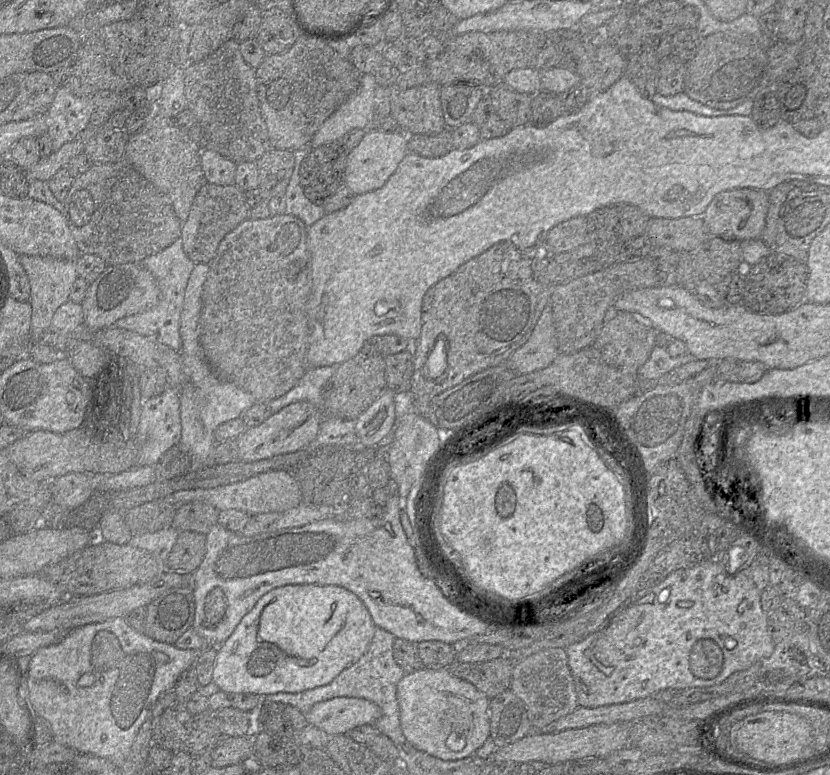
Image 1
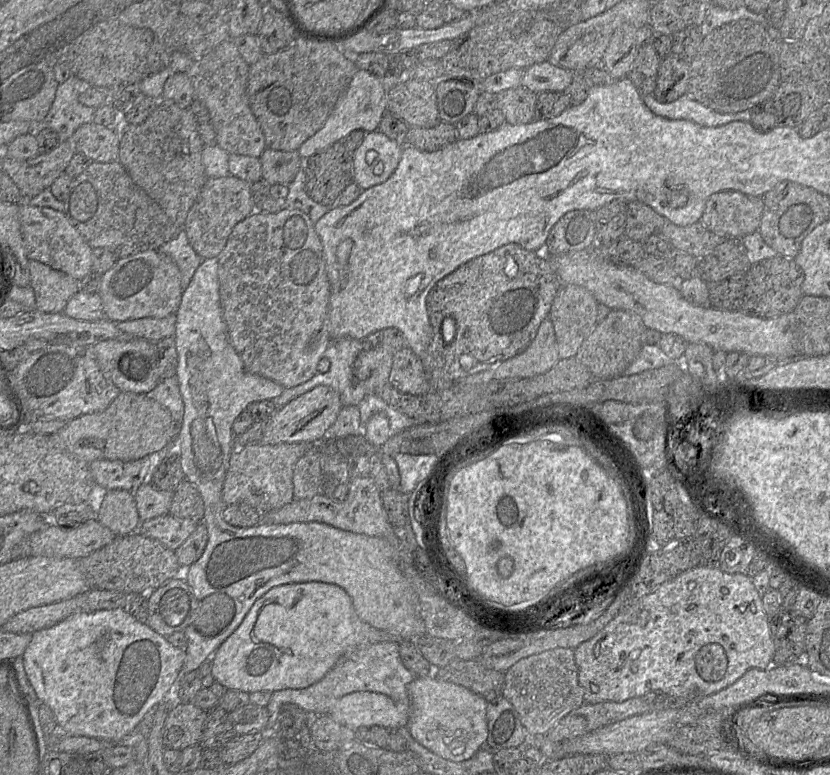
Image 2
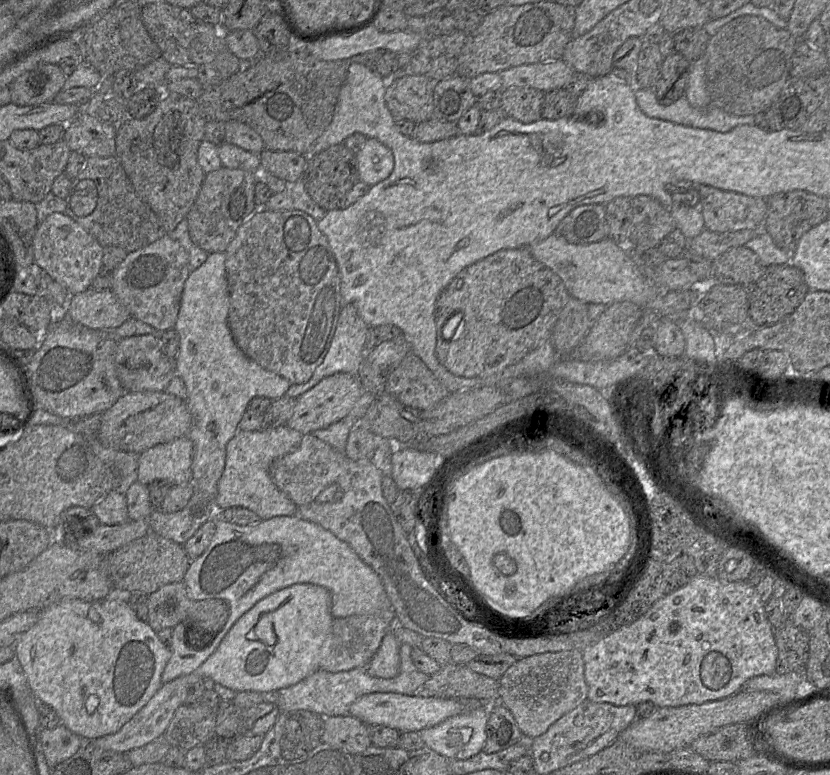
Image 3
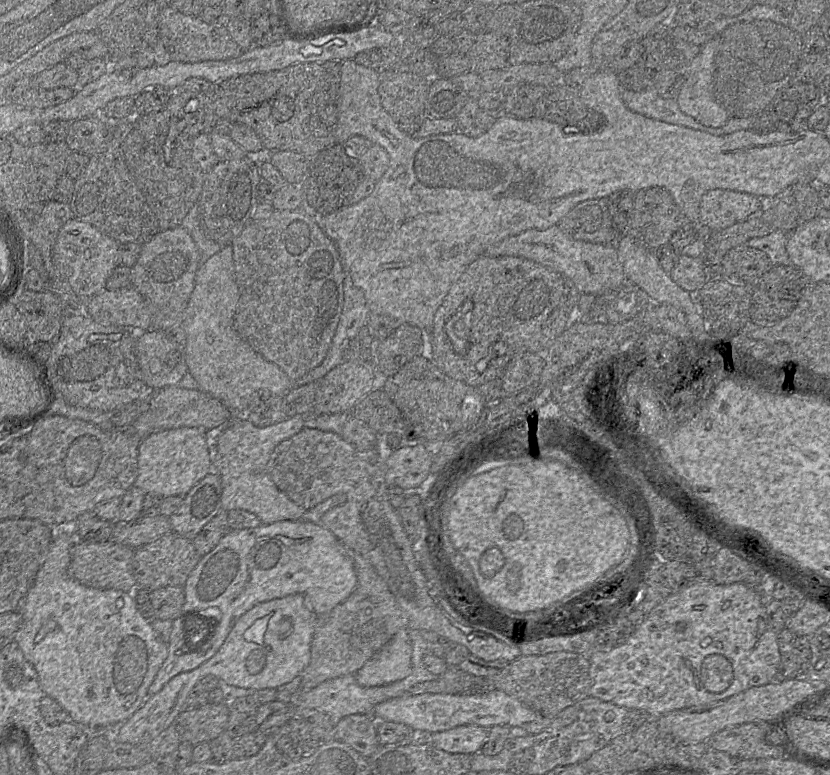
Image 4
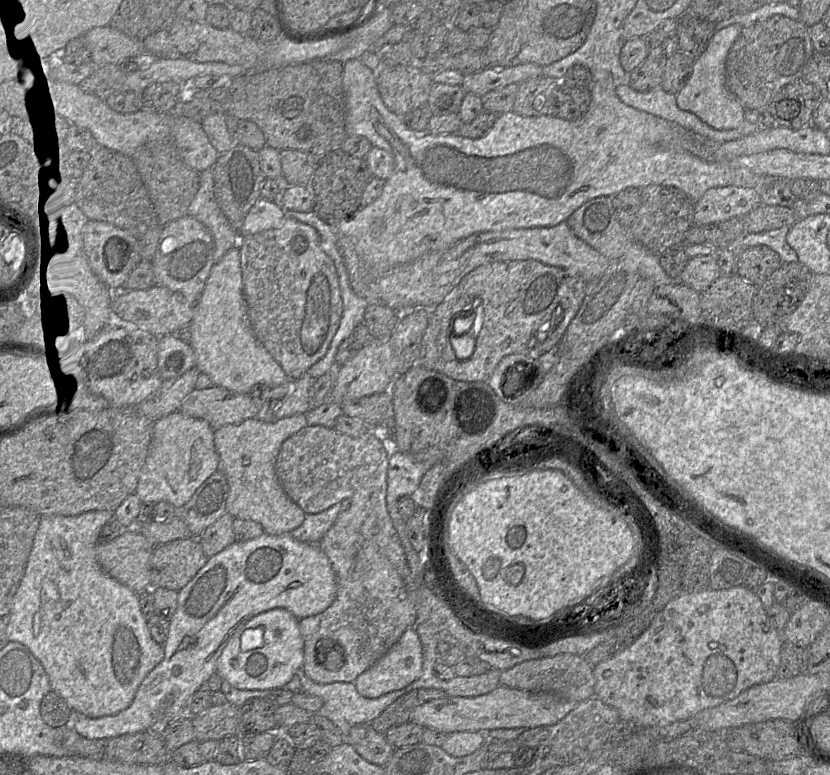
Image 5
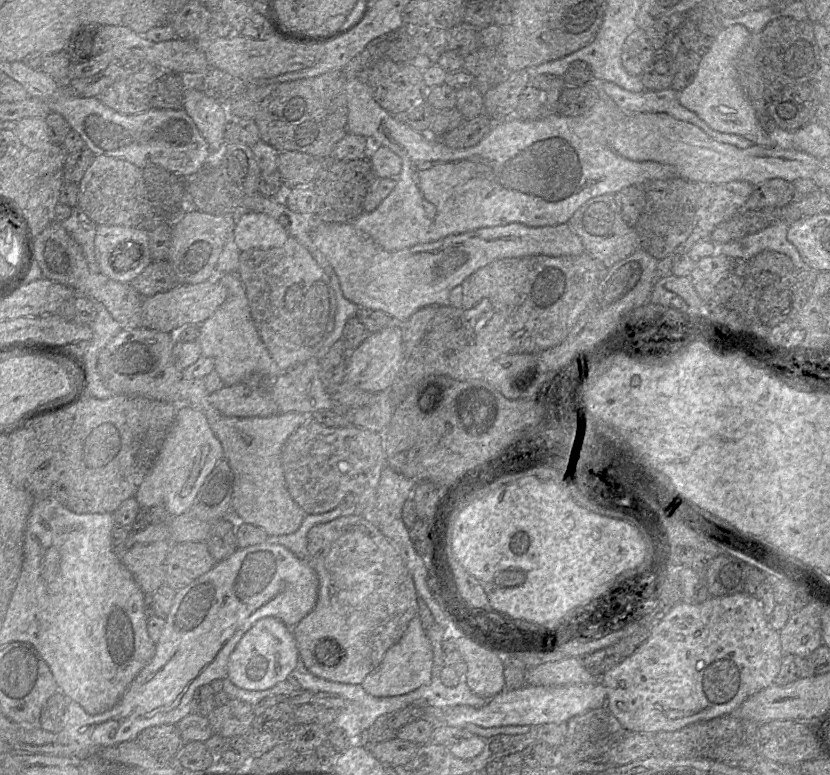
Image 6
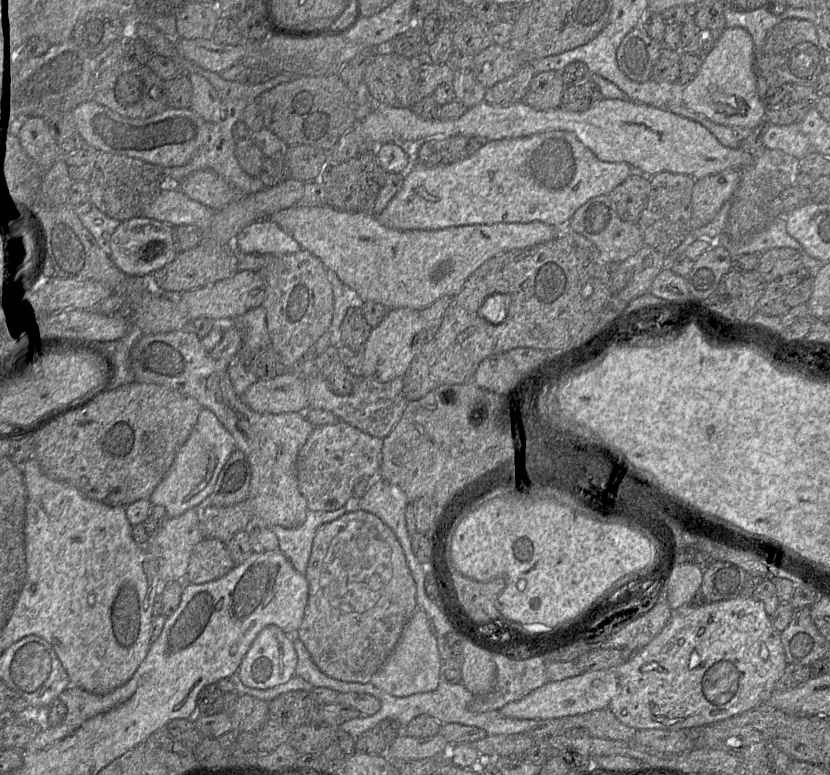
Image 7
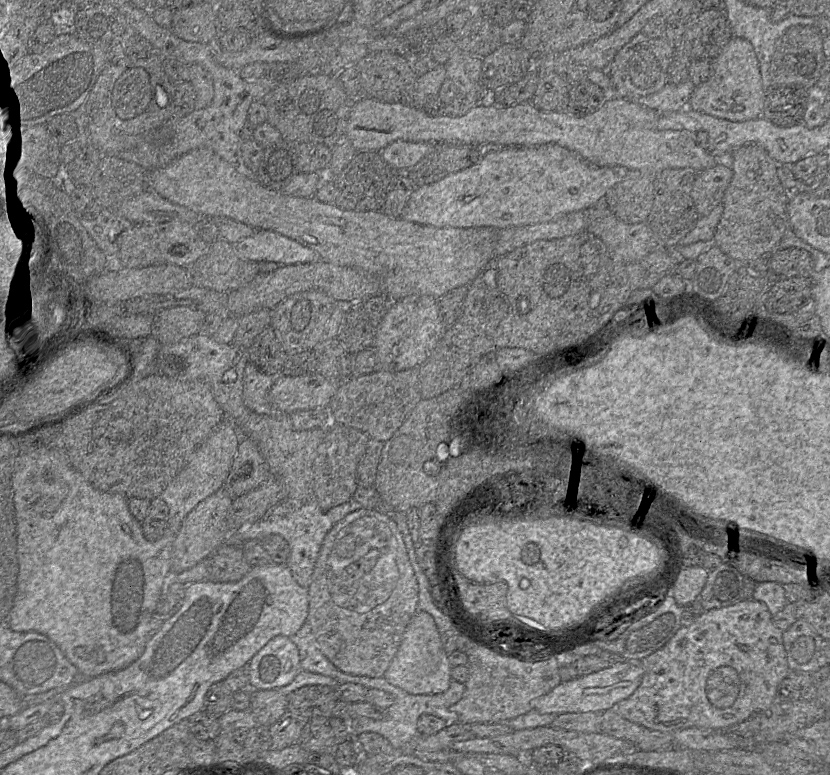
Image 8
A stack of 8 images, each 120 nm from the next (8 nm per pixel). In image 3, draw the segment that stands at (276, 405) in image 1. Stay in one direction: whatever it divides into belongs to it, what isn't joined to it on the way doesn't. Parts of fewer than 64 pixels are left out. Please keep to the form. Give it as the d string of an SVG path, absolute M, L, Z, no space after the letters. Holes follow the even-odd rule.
M344 304L338 318L334 337L323 362L316 368L307 382L303 384L292 384L285 395L291 398L298 398L323 378L335 373L344 372L358 376L360 364L366 359L367 349L365 341L369 328L370 327L358 315L357 309L353 304Z

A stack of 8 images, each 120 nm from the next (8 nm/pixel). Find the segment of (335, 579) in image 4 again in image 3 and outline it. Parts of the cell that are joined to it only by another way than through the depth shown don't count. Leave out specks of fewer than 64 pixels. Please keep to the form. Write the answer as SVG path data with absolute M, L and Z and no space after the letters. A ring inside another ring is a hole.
M216 511L213 520L216 530L206 550L197 558L191 559L185 573L185 584L190 598L194 601L224 599L230 604L230 614L224 627L214 636L212 643L208 642L189 629L186 623L178 623L172 628L172 642L170 646L171 657L167 662L161 682L167 683L173 679L189 674L196 670L219 647L234 623L259 600L267 595L285 587L311 583L325 587L331 594L331 613L334 618L342 618L351 615L372 615L379 617L394 617L392 604L385 592L384 586L375 571L364 563L354 550L345 542L338 539L333 533L319 524L304 520L295 515L275 516L267 520L261 520L253 525L238 525L221 518L221 511Z

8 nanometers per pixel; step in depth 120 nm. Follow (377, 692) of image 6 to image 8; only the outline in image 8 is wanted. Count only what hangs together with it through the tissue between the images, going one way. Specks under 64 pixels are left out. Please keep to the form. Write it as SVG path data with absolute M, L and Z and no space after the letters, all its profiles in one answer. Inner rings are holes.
M417 611L409 621L398 651L383 677L409 694L434 695L449 688L452 680L451 668L433 617L427 612Z

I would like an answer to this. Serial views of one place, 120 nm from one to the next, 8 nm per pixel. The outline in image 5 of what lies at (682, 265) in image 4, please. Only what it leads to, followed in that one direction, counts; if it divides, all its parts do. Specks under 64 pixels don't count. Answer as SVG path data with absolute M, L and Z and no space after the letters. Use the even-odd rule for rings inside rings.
M704 255L689 258L678 281L701 293L720 276L721 270L714 255Z

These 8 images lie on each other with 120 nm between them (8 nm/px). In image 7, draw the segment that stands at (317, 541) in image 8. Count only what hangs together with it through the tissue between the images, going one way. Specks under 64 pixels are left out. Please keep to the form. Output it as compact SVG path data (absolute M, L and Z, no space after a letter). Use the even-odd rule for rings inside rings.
M351 497L344 506L334 511L307 511L305 522L296 528L268 526L277 536L279 547L292 566L305 575L317 529L348 512L360 510L359 499Z

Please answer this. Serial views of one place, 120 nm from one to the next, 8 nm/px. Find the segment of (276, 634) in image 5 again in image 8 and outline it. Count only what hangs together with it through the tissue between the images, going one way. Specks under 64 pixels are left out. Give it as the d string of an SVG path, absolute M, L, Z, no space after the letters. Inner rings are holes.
M276 636L252 657L248 667L251 689L279 689L300 672L300 654L290 637Z

